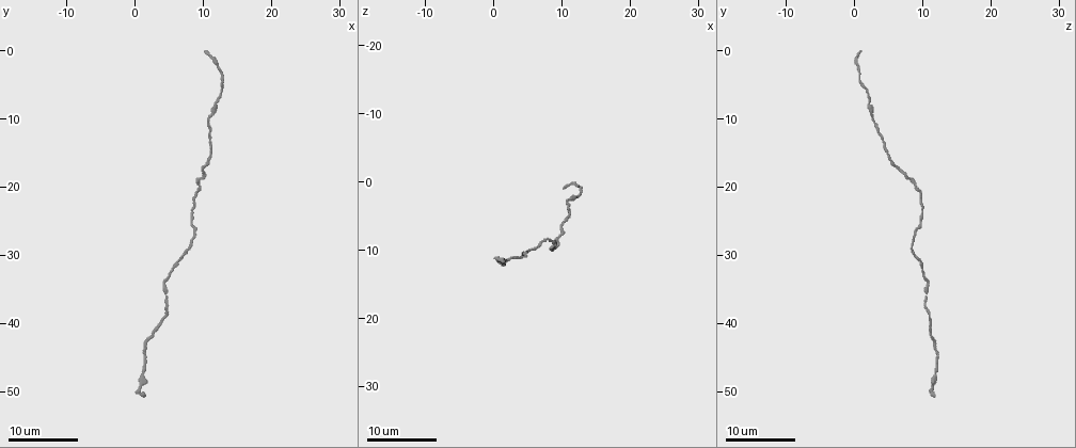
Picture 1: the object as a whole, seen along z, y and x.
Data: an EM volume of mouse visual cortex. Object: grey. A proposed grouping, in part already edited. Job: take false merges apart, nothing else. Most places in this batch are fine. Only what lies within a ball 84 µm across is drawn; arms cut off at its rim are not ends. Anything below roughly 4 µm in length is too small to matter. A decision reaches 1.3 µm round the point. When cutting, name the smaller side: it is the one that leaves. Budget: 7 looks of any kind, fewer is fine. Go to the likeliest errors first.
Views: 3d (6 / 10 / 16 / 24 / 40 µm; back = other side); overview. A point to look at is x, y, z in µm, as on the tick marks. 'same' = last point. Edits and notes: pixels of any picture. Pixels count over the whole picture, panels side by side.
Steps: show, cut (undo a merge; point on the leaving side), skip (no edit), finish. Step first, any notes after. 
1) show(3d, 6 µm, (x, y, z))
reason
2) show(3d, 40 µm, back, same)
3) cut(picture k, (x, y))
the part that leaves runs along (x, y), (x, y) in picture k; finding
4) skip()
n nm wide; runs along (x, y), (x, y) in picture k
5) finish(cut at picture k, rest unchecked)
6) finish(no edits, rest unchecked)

show(3d, 24 µm, (12.0, 7.5, 2.0))
calibre changes

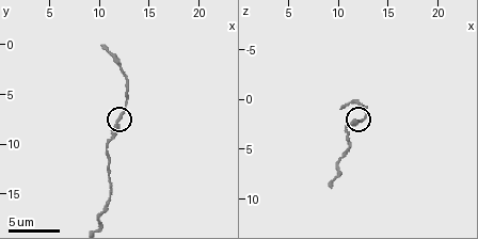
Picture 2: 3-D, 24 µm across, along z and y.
show(3d, 10 µm, (12.4, 7.0, 2.2))

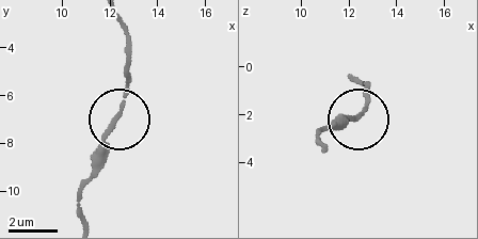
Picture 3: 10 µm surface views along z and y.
skip()
continuous, no second neuron

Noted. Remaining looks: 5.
show(3d, 16 µm, (8.5, 22.0, 9.5))
thick turns thin

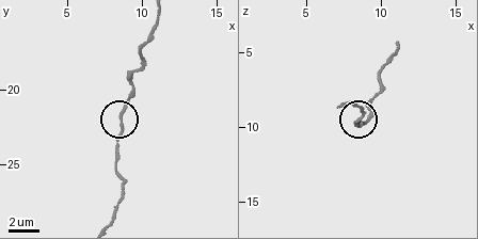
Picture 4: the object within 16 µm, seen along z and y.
show(3d, 10 µm, same)
closer look

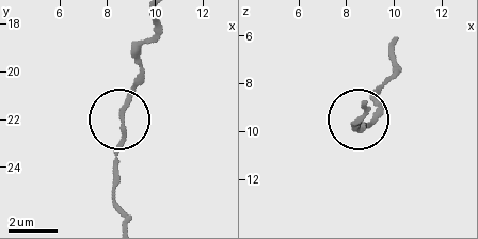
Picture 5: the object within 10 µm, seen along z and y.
skip()
runs along (112, 191), (124, 131), (117, 113), (142, 60) in picture 5; all the same neuron

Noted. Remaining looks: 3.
show(3d, 24 µm, (4.5, 33.5, 10.0))

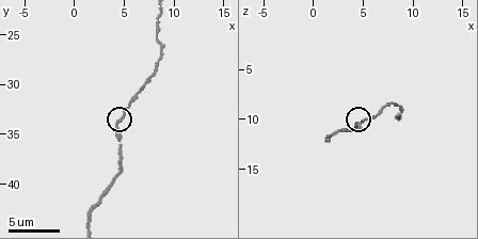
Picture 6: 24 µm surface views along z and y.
show(3d, 10 µm, same)
zoom in

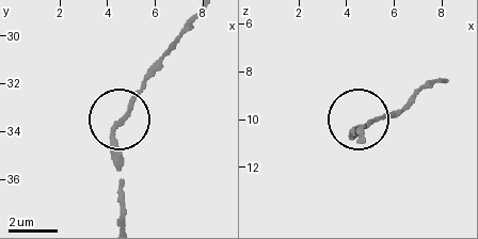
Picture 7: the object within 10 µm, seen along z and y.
skip()
runs along (195, 22), (164, 52), (120, 126), (115, 157), (122, 197) in picture 7; all the same neuron

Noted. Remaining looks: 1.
show(3d, 6 µm, (2.6, 41.8, 11.2))
a narrow waist

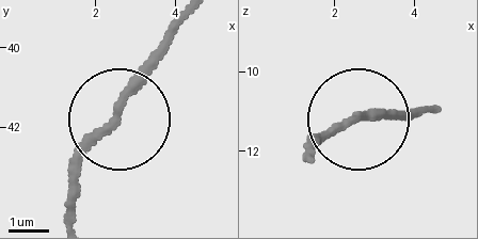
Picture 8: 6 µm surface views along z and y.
skip()
runs along (182, 25), (69, 194) in picture 8; continuous, no second neuron

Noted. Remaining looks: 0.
finish(no edits, rest unchecked)

